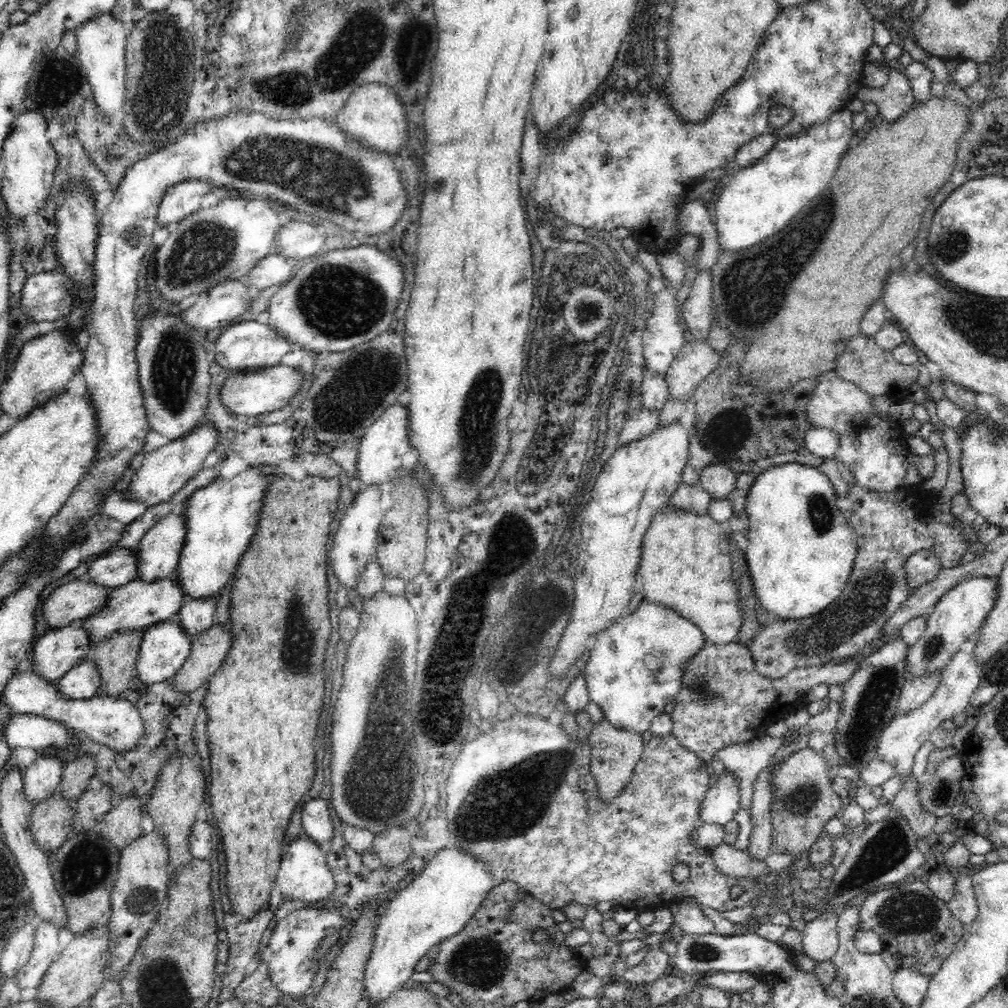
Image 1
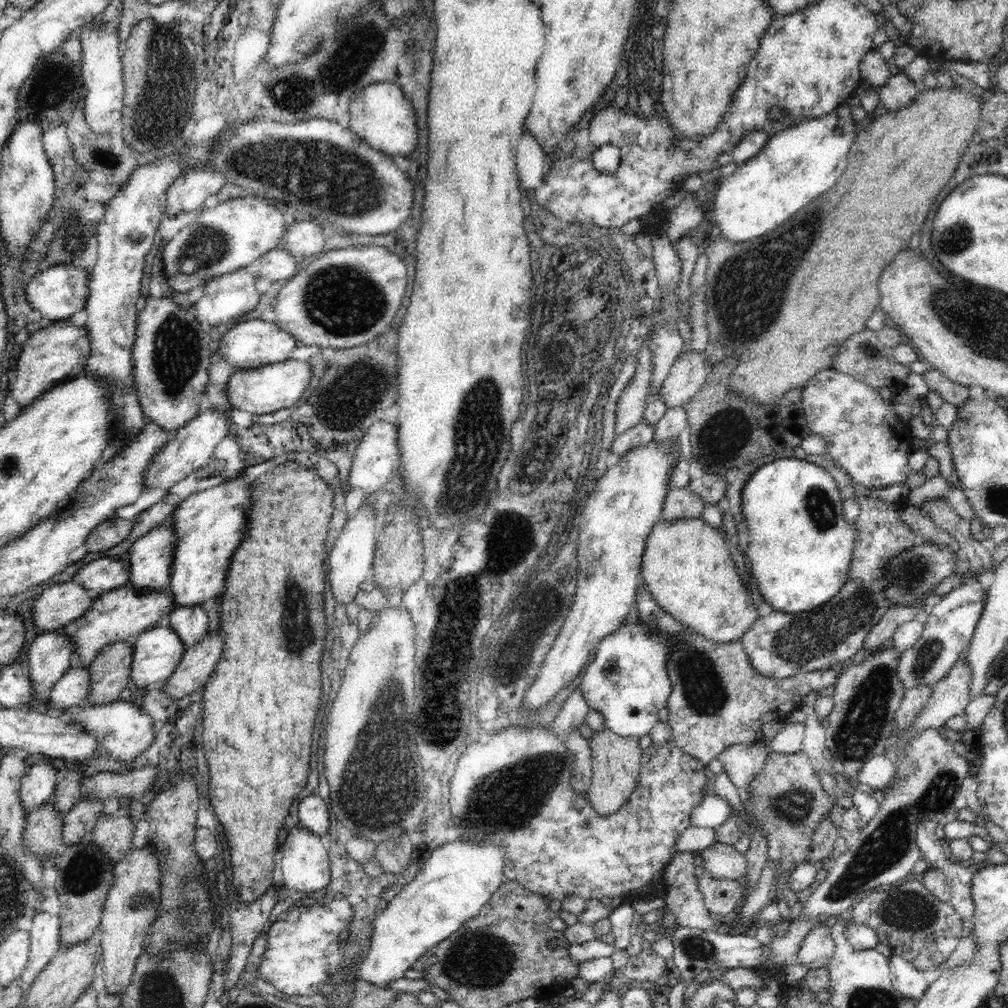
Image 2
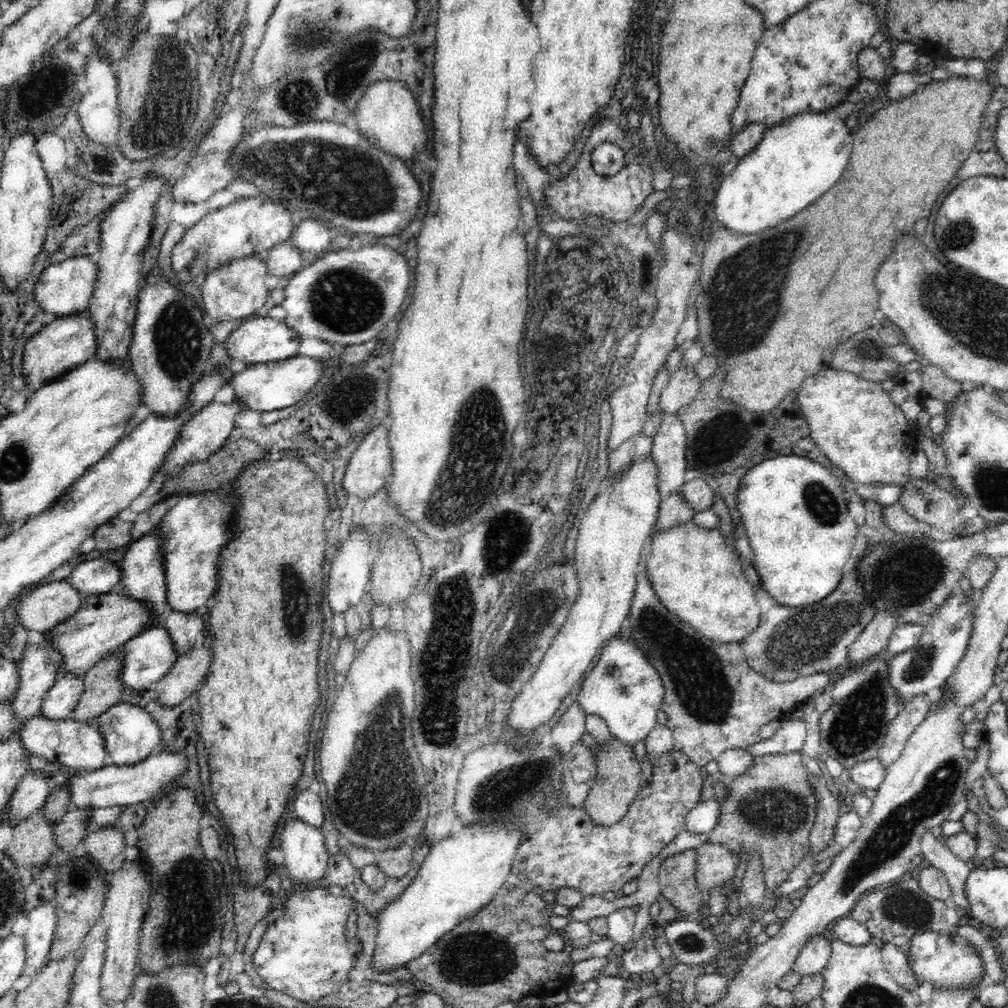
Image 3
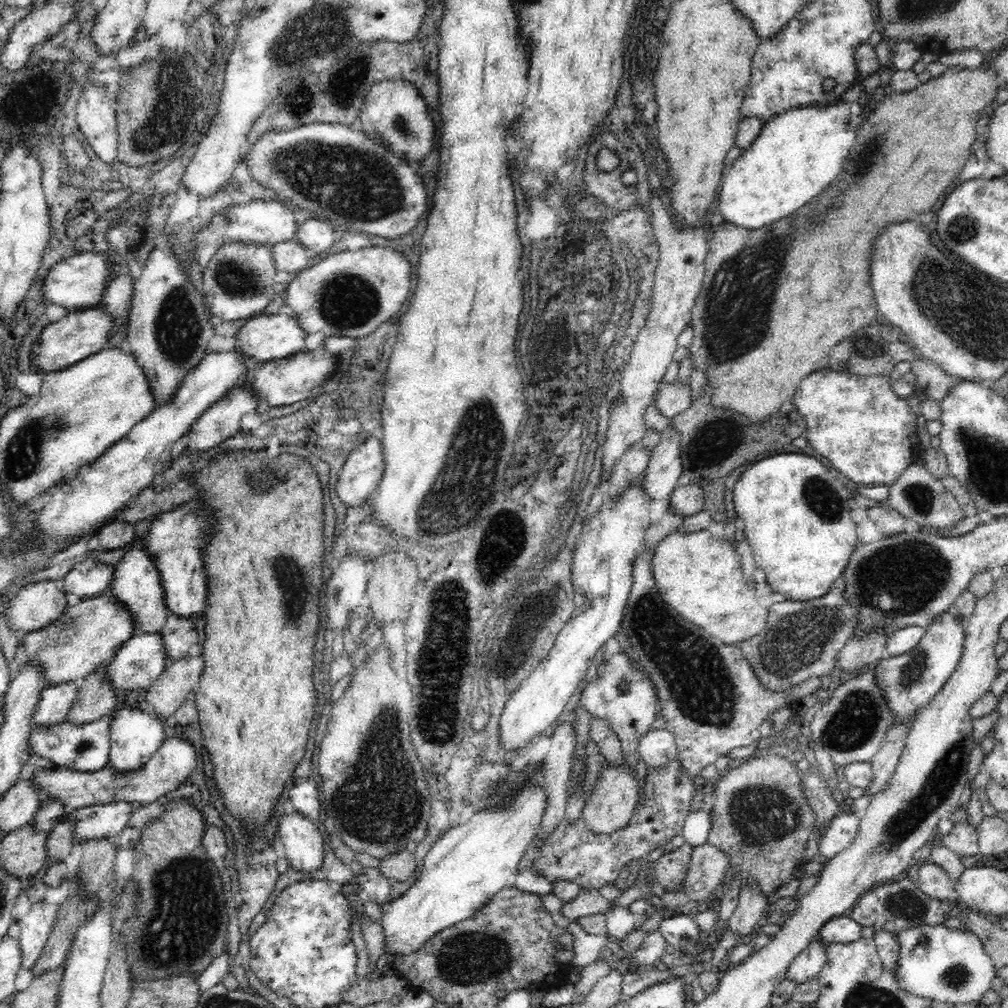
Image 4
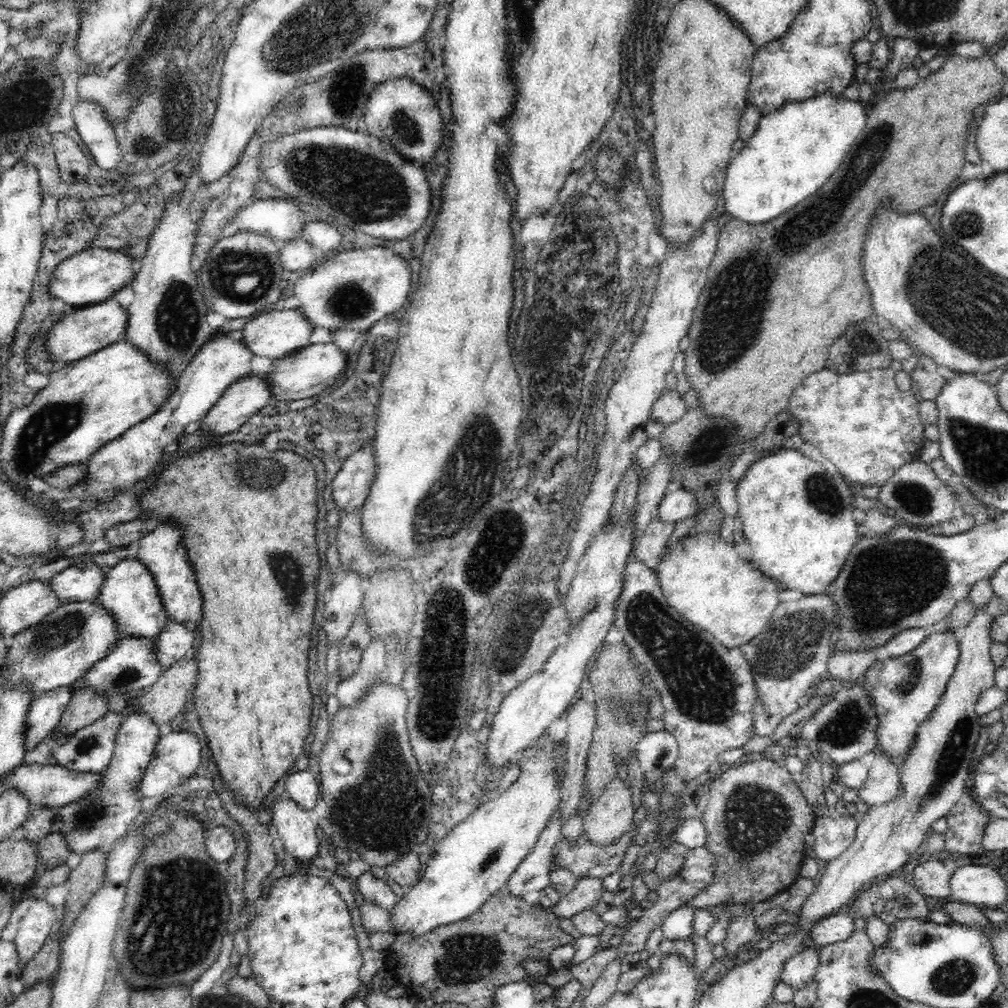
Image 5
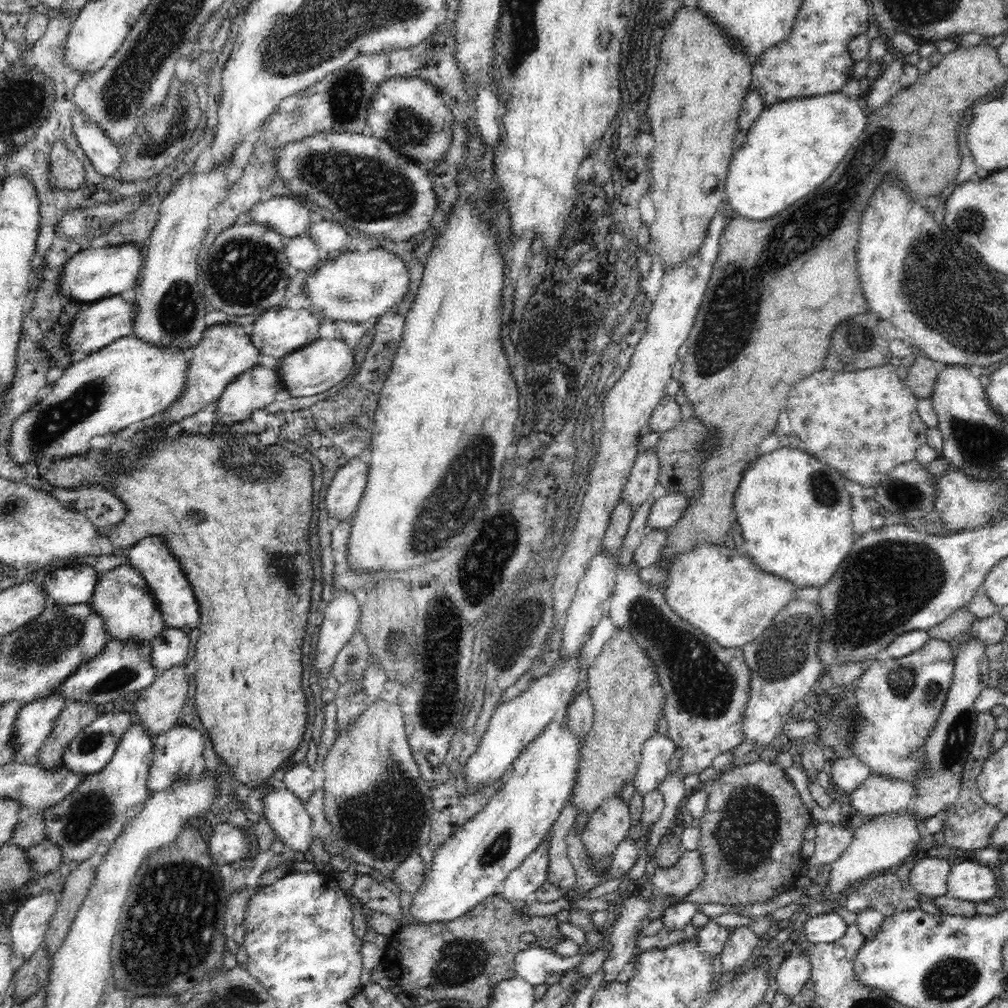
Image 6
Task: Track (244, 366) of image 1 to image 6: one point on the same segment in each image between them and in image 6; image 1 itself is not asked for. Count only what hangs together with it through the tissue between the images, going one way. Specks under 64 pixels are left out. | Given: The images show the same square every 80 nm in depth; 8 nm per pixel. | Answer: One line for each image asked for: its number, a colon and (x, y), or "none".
2: (255, 343)
3: (259, 340)
4: (270, 336)
5: (273, 333)
6: (277, 332)

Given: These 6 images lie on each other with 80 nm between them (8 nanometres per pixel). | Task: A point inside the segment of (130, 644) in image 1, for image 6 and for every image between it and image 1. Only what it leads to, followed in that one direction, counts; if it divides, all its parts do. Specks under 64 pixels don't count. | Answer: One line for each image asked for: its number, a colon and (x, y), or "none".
2: (110, 672)
3: (103, 685)
4: (96, 697)
5: (87, 705)
6: (75, 716)

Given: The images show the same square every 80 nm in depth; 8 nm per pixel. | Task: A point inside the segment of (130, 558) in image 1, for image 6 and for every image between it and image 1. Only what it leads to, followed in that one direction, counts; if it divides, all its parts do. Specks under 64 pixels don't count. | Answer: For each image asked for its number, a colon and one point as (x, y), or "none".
2: (103, 574)
3: (91, 577)
4: (88, 578)
5: (81, 582)
6: (72, 584)

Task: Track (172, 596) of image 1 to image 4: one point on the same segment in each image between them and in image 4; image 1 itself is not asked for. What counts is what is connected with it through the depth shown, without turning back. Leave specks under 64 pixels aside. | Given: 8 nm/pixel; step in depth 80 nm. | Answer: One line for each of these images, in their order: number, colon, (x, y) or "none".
2: (121, 614)
3: (104, 622)
4: (86, 635)

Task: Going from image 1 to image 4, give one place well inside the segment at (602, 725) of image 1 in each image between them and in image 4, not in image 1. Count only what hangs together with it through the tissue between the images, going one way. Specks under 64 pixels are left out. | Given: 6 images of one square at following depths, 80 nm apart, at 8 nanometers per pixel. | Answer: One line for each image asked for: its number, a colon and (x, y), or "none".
2: (616, 760)
3: (618, 776)
4: (613, 801)

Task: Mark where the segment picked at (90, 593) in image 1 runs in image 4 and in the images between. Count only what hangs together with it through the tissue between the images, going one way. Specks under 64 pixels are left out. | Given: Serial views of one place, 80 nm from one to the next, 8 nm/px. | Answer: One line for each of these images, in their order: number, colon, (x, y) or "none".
2: (61, 603)
3: (41, 609)
4: (36, 605)

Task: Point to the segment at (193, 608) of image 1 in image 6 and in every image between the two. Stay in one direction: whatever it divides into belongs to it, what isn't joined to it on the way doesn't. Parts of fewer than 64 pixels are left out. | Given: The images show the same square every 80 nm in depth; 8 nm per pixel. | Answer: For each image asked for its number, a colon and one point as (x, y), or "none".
2: (190, 623)
3: (185, 627)
4: (180, 635)
5: (175, 643)
6: (170, 648)

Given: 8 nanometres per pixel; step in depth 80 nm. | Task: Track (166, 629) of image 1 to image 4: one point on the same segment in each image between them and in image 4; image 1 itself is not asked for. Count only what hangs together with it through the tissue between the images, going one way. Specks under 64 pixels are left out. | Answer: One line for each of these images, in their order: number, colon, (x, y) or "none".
2: (157, 652)
3: (149, 656)
4: (140, 661)

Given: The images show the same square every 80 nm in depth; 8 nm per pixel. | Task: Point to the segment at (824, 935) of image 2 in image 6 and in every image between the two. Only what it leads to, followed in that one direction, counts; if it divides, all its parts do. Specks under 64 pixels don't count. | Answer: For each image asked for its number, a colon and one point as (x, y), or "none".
3: (814, 956)
4: (809, 962)
5: (798, 970)
6: (793, 973)

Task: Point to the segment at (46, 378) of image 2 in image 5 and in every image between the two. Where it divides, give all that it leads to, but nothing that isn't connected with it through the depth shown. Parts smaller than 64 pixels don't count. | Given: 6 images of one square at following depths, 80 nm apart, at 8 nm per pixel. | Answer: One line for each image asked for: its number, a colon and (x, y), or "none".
3: (64, 344)
4: (79, 334)
5: (81, 333)

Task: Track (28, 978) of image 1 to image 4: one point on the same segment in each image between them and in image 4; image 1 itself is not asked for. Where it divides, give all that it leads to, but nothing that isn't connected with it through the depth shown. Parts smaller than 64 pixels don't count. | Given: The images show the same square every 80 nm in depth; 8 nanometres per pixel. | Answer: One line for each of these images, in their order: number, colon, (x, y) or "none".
2: (44, 935)
3: (42, 921)
4: (36, 926)

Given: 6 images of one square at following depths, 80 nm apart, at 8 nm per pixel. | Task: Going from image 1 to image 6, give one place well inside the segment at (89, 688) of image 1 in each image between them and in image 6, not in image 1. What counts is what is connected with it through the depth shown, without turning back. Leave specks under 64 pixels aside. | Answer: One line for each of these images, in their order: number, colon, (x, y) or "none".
2: (74, 685)
3: (61, 699)
4: (55, 702)
5: (44, 714)
6: (34, 722)

